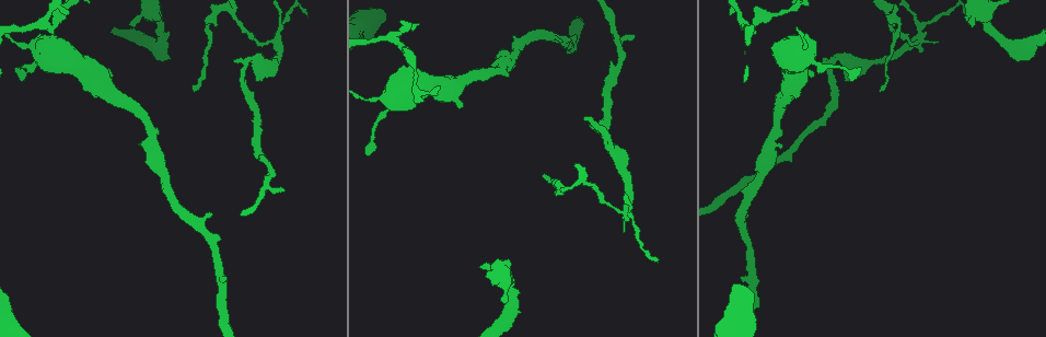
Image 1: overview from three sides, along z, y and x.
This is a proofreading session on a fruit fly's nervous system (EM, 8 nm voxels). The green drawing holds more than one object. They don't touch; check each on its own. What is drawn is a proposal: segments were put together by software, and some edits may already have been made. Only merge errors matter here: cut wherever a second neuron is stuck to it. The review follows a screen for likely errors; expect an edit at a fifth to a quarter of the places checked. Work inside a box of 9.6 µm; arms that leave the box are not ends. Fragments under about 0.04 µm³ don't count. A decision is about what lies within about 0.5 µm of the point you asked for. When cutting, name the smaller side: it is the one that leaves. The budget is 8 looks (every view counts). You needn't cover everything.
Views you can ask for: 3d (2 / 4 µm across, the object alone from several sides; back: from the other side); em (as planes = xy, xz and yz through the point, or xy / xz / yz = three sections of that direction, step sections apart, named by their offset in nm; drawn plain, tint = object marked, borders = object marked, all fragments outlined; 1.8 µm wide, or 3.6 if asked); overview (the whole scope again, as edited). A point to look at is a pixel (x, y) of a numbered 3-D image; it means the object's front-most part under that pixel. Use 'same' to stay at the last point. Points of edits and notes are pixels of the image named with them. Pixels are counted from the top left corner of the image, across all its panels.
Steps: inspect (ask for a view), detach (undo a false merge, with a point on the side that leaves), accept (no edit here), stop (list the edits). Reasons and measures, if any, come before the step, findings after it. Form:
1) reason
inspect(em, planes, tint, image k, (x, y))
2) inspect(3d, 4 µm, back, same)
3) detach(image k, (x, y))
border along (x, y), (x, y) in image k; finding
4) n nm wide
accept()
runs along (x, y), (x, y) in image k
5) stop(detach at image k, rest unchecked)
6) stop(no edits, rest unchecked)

inspect(em, 3.6 µm, planes, tint, image 1, (377, 99))

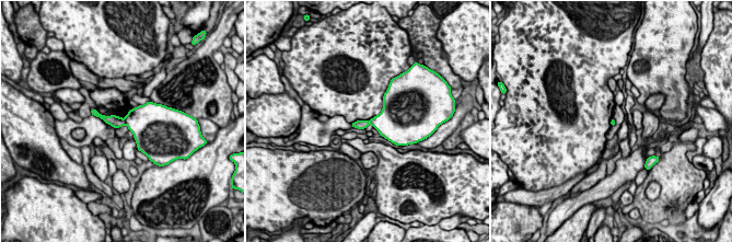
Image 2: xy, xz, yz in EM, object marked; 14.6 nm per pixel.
detach(image 2, (116, 122))
border along (124, 118), (126, 123) in image 2; two neurons meet here

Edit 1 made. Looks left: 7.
inspect(overview)

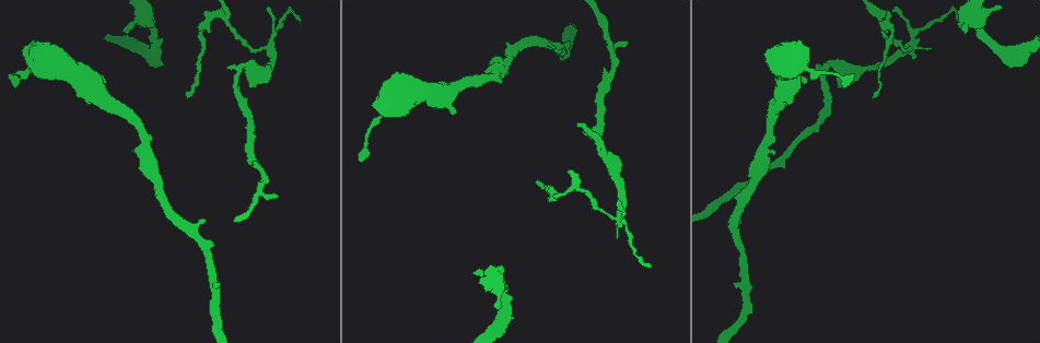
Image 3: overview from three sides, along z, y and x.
sharp bend
inspect(em, xy, step 4, tint, image 3, (909, 48))

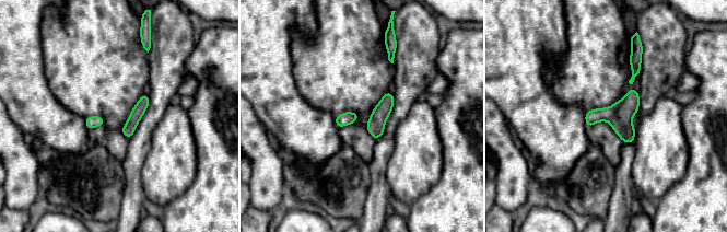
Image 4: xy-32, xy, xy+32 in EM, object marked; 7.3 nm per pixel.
inspect(em, planes, borders, same)

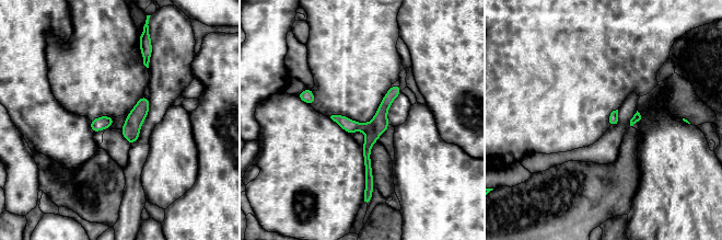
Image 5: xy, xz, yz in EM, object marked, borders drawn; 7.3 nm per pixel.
80 nm wide
detach(image 5, (348, 125))
a second neuron is stuck on

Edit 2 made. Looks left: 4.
sharp bend
inspect(em, planes, tint, image 3, (844, 71))

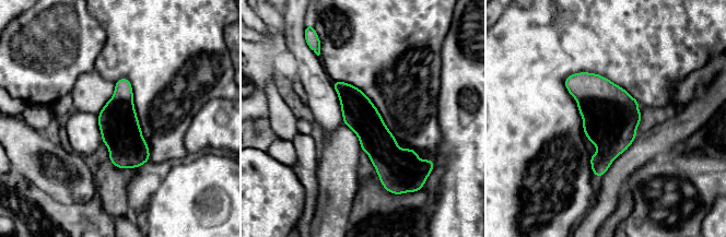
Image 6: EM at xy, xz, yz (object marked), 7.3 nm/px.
accept()
runs along (336, 83), (385, 153), (386, 179) in image 6; continuous, no second neuron

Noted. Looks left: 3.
stop(detach at image 2, detach at image 5, rest unchecked)

